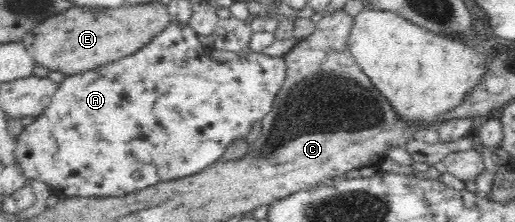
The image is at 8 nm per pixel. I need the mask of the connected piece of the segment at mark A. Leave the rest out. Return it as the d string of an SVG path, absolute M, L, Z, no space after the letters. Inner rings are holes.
M171 19L169 26L164 31L157 33L153 40L149 41L139 51L124 56L121 60L104 64L96 69L65 77L60 82L53 95L51 104L45 111L37 116L35 122L26 126L19 137L16 137L16 158L20 162L21 171L32 181L45 182L55 193L62 198L127 196L141 191L149 186L161 184L171 180L193 176L204 171L205 168L219 162L225 154L227 146L237 140L245 140L250 133L252 124L263 122L265 116L271 112L273 101L284 83L286 77L286 64L283 56L267 56L262 52L252 51L245 56L239 56L227 63L217 61L210 56L209 50L201 45L198 34L188 24Z

